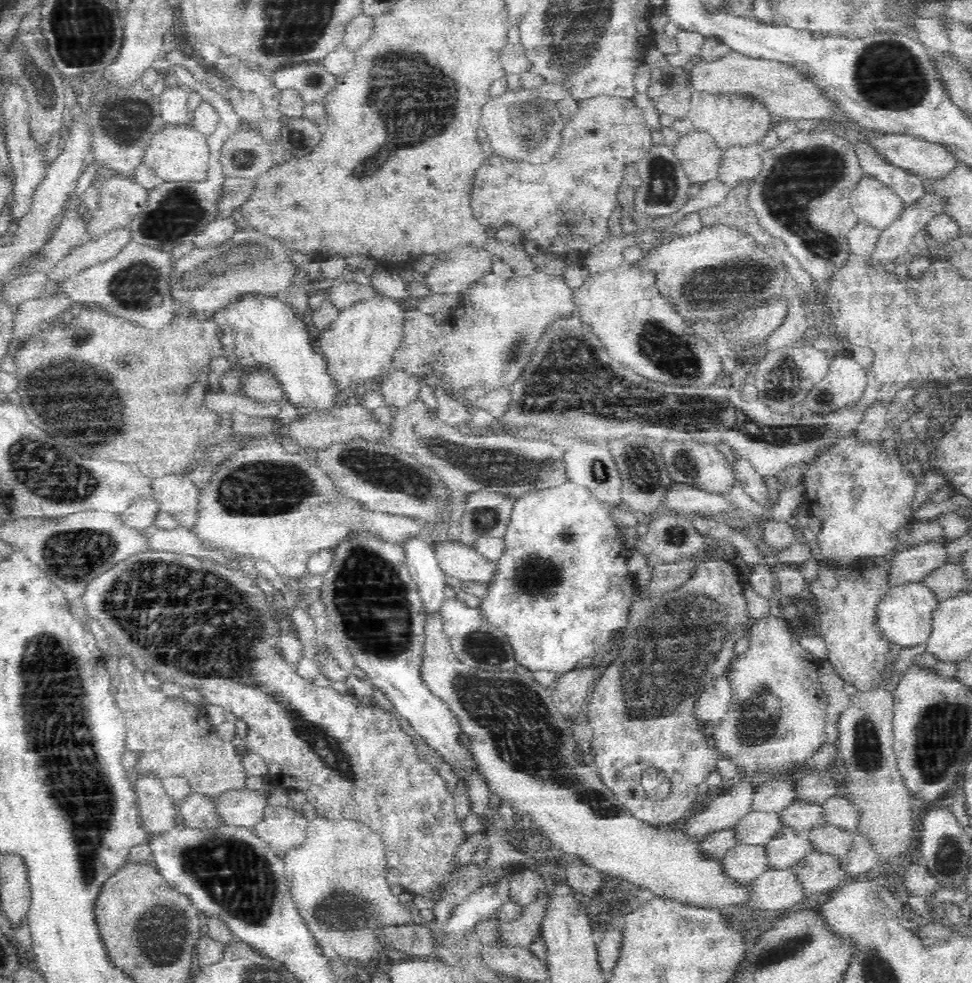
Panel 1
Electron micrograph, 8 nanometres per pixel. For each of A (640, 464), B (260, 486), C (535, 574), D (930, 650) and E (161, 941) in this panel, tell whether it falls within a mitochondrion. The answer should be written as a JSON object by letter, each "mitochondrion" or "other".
{"A":"mitochondrion","B":"mitochondrion","C":"mitochondrion","D":"other","E":"mitochondrion"}

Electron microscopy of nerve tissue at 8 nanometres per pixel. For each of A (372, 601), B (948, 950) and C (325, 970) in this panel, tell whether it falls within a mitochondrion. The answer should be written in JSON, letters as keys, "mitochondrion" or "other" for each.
{"A":"mitochondrion","B":"other","C":"other"}

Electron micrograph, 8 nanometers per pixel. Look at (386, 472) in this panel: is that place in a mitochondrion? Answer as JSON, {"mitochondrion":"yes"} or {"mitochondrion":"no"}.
{"mitochondrion":"yes"}

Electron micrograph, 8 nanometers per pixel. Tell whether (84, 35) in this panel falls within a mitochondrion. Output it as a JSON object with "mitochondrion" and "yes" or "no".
{"mitochondrion":"yes"}

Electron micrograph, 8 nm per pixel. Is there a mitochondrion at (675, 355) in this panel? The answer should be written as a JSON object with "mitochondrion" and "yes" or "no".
{"mitochondrion":"yes"}

